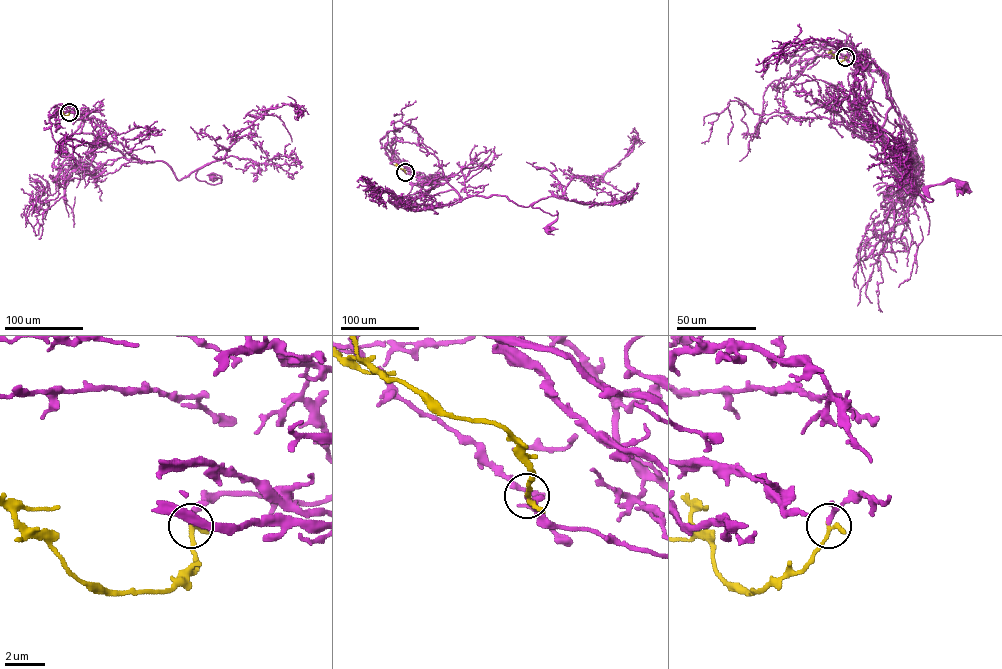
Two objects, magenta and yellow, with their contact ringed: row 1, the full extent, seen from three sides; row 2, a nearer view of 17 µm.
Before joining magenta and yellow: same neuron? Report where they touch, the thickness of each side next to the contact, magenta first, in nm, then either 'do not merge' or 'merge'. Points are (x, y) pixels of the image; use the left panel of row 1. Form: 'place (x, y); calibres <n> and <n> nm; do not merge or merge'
place (69, 112); calibres 170 and 280 nm; merge

